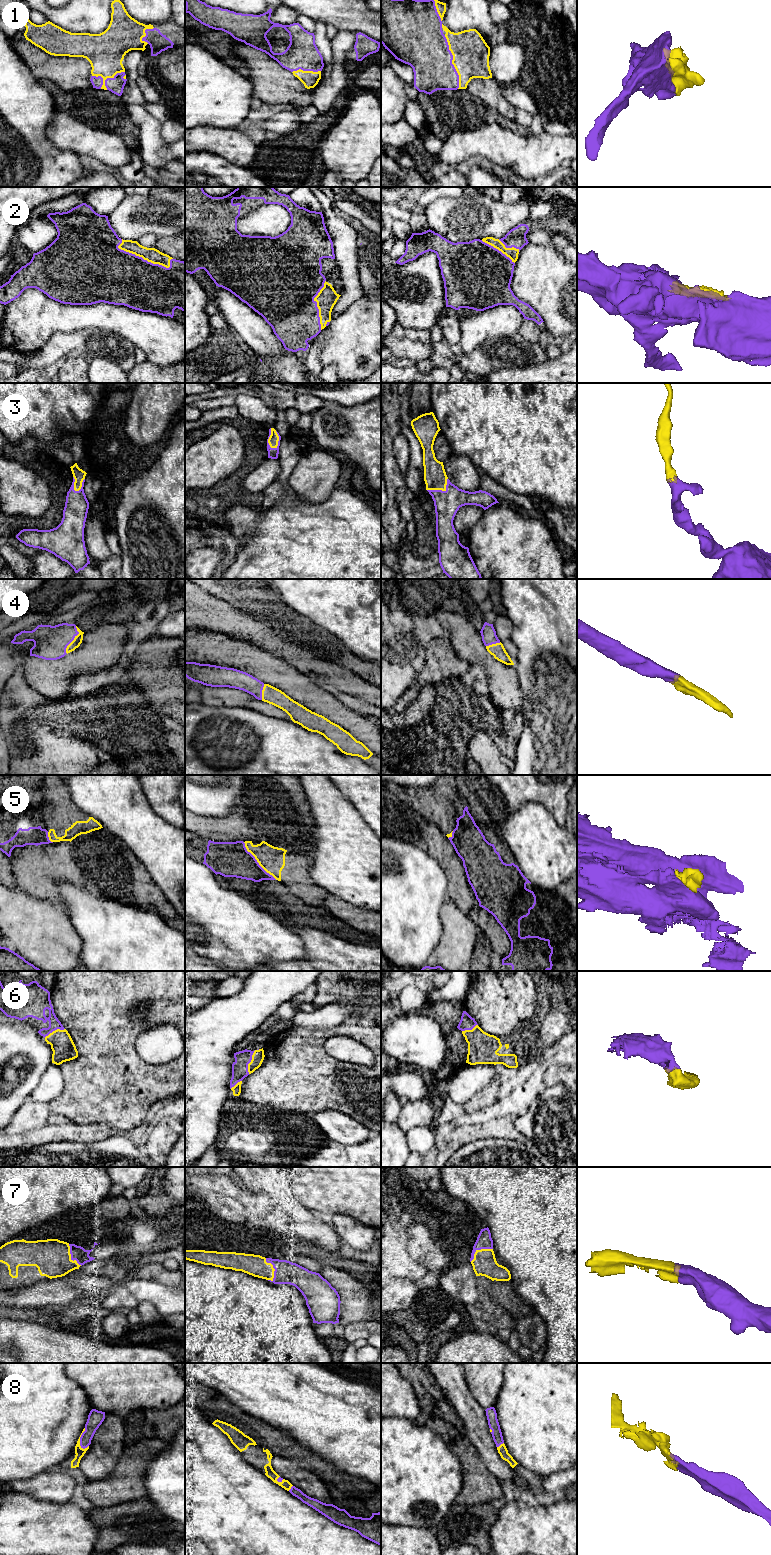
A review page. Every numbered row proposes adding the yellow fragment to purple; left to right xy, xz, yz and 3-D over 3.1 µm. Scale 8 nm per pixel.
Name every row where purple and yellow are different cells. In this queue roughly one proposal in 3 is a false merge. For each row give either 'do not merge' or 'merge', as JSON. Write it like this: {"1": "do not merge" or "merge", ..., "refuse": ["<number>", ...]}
{"1": "merge", "2": "merge", "3": "merge", "4": "merge", "5": "merge", "6": "merge", "7": "merge", "8": "merge", "refuse": []}

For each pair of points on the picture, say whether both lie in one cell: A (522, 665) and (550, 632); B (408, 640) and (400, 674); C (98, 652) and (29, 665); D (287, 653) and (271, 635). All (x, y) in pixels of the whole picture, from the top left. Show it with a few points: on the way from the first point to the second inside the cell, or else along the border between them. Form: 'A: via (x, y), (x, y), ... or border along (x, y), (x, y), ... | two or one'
A: via (525, 657), (542, 640) | one
B: via (398, 644), (391, 651), (391, 666) | one
C: via (81, 660), (67, 667), (46, 667) | one
D: via (284, 649), (274, 639) | one

